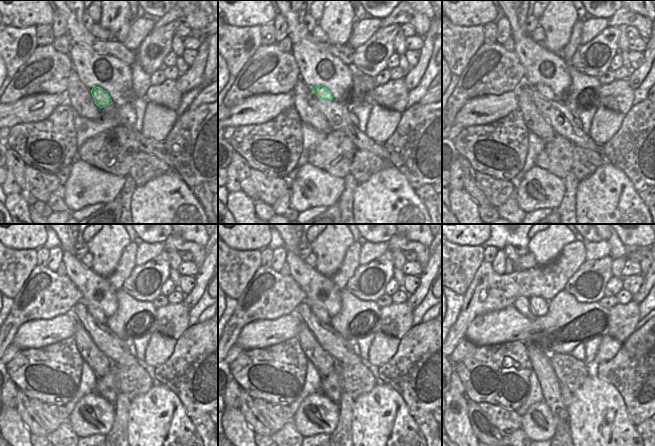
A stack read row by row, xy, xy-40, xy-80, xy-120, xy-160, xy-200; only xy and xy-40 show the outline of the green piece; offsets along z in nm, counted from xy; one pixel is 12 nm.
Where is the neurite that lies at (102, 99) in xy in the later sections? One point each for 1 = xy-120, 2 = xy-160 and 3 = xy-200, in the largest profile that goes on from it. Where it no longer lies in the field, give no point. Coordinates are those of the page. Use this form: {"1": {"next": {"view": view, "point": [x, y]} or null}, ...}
{"1": {"next": {"view": "xy-120", "point": [97, 313]}}, "2": {"next": {"view": "xy-160", "point": [321, 313]}}, "3": {"next": {"view": "xy-200", "point": [539, 306]}}}

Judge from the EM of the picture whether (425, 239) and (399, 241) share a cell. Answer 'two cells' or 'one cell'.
two cells

